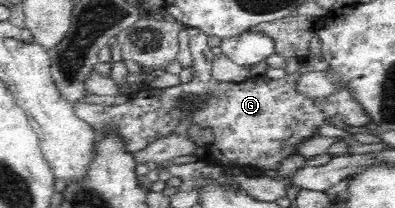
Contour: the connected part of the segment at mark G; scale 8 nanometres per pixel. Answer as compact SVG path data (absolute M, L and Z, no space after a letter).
M189 26L186 29L190 39L188 46L193 55L191 82L169 88L146 86L135 91L125 103L118 105L75 103L74 112L77 117L92 125L96 133L105 133L109 125L115 125L127 149L135 154L160 135L171 133L190 115L191 125L199 125L202 130L211 129L215 135L215 143L207 151L206 159L228 168L252 166L263 172L279 169L283 158L295 155L297 146L304 139L319 134L319 127L329 123L325 119L339 119L353 127L365 127L373 123L365 106L357 100L356 93L345 80L337 82L337 89L320 98L311 97L297 89L301 76L310 72L327 74L330 71L330 66L321 54L308 54L301 59L299 69L293 75L282 79L261 76L243 83L221 83L212 77L215 55L207 43L208 35L201 29Z

